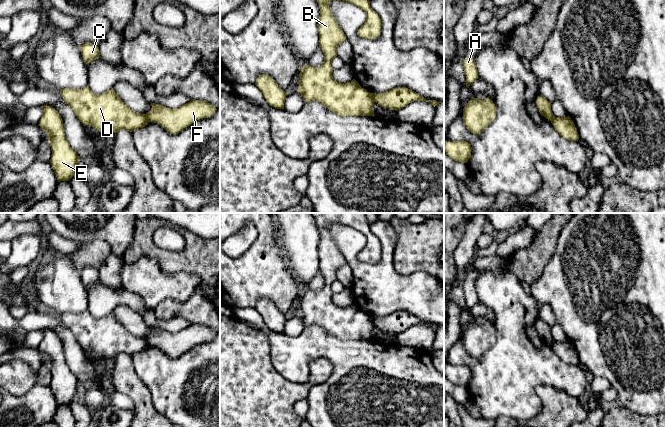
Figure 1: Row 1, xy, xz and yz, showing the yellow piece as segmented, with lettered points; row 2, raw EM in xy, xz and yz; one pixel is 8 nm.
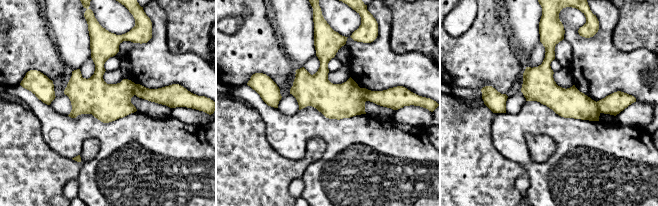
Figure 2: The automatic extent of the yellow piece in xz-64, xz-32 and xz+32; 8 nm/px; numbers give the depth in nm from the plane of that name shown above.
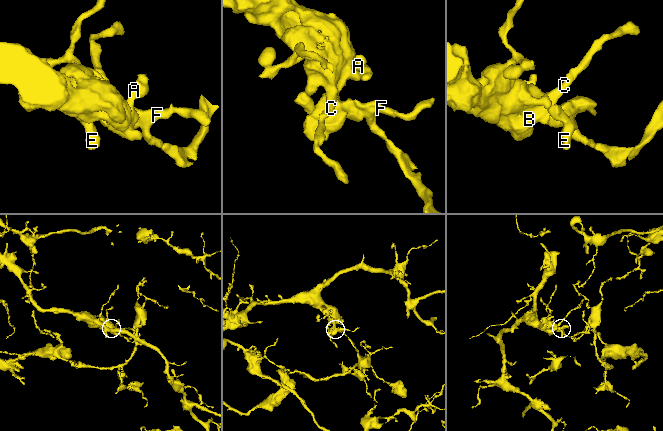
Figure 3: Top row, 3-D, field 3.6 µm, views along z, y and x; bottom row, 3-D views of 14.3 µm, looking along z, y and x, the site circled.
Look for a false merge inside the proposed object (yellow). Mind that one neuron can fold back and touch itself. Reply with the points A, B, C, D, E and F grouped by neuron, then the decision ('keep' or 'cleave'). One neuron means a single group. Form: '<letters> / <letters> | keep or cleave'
A B C D E / F | cleave

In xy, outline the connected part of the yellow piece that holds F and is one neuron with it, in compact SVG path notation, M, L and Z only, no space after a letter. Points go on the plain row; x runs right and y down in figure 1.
M192 323L177 333L151 327L152 332L144 338L149 346L157 347L171 358L178 358L197 344L211 341L216 332L212 328Z

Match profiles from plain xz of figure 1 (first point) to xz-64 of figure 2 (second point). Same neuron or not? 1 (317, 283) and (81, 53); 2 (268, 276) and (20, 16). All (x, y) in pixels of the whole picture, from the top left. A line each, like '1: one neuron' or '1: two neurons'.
1: two neurons
2: one neuron

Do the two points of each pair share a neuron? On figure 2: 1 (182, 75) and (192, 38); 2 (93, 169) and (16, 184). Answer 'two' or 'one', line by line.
1: two
2: two

